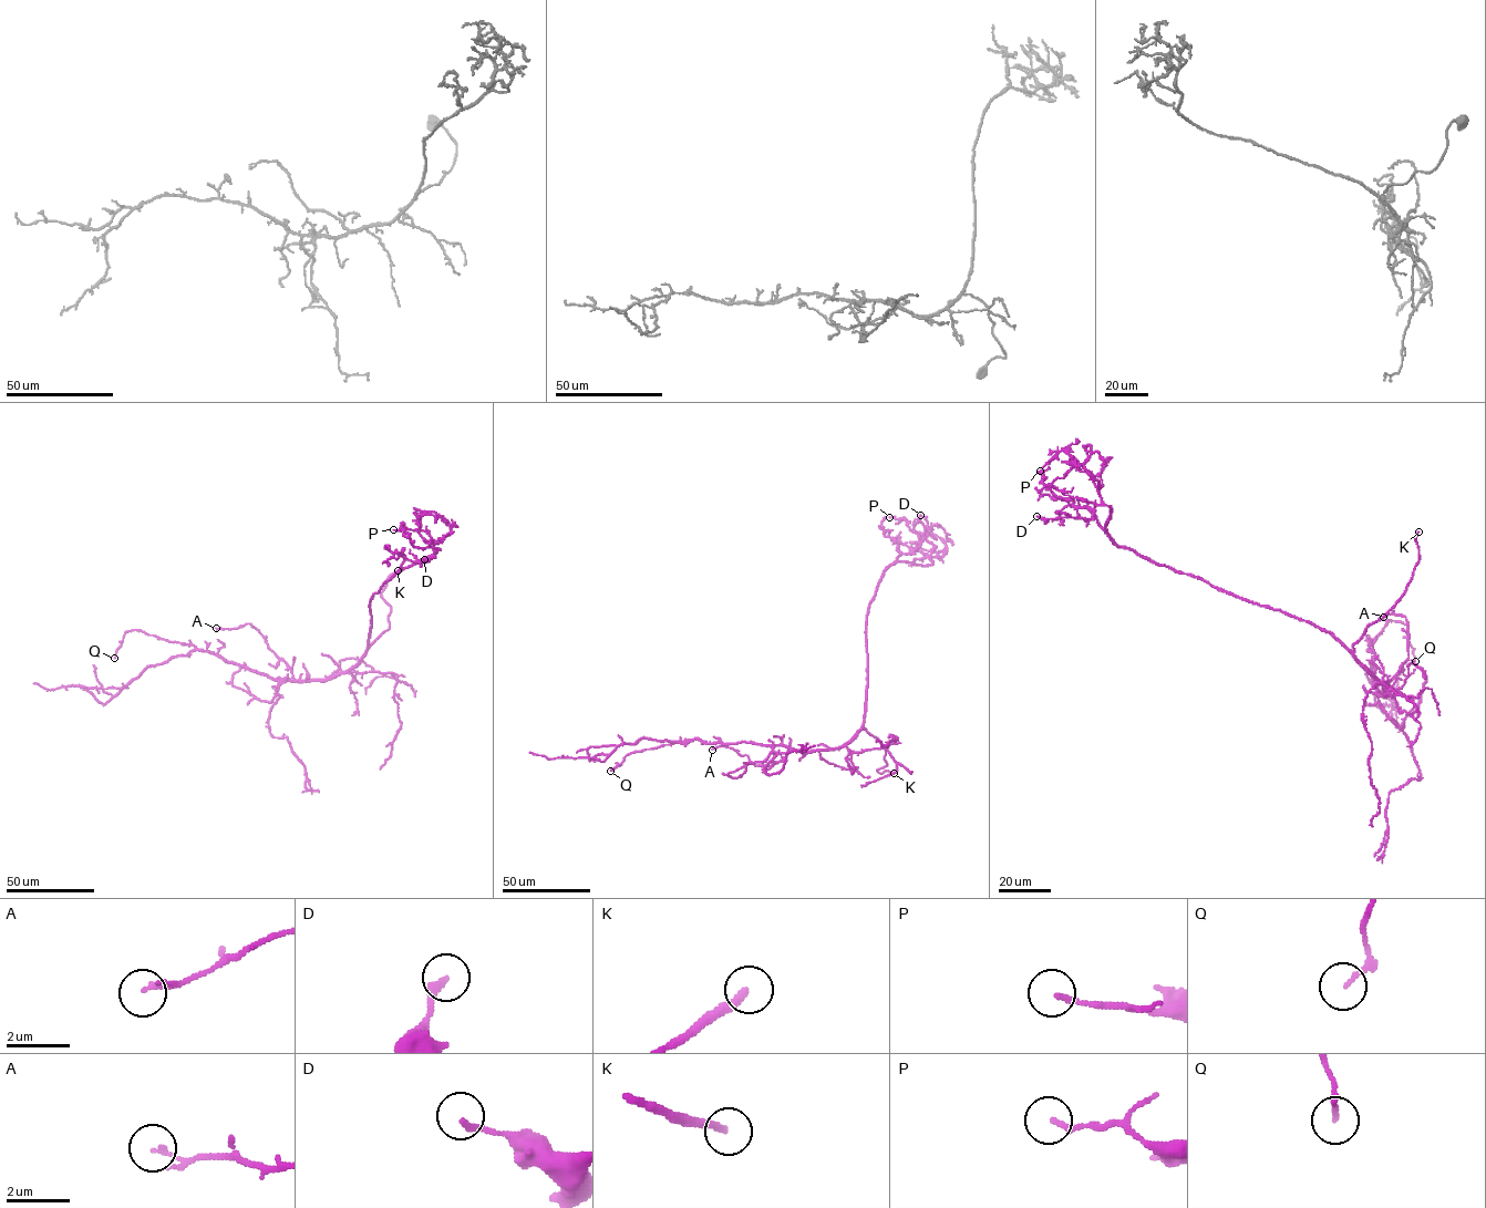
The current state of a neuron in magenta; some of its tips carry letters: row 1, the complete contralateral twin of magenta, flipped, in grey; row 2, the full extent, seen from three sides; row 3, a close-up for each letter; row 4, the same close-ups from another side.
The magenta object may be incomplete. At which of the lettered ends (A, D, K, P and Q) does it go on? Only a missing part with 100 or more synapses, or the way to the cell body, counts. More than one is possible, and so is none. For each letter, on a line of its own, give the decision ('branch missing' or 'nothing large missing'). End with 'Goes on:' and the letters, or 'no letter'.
A: nothing large missing
D: nothing large missing
K: branch missing
P: nothing large missing
Q: nothing large missing
Goes on: K

